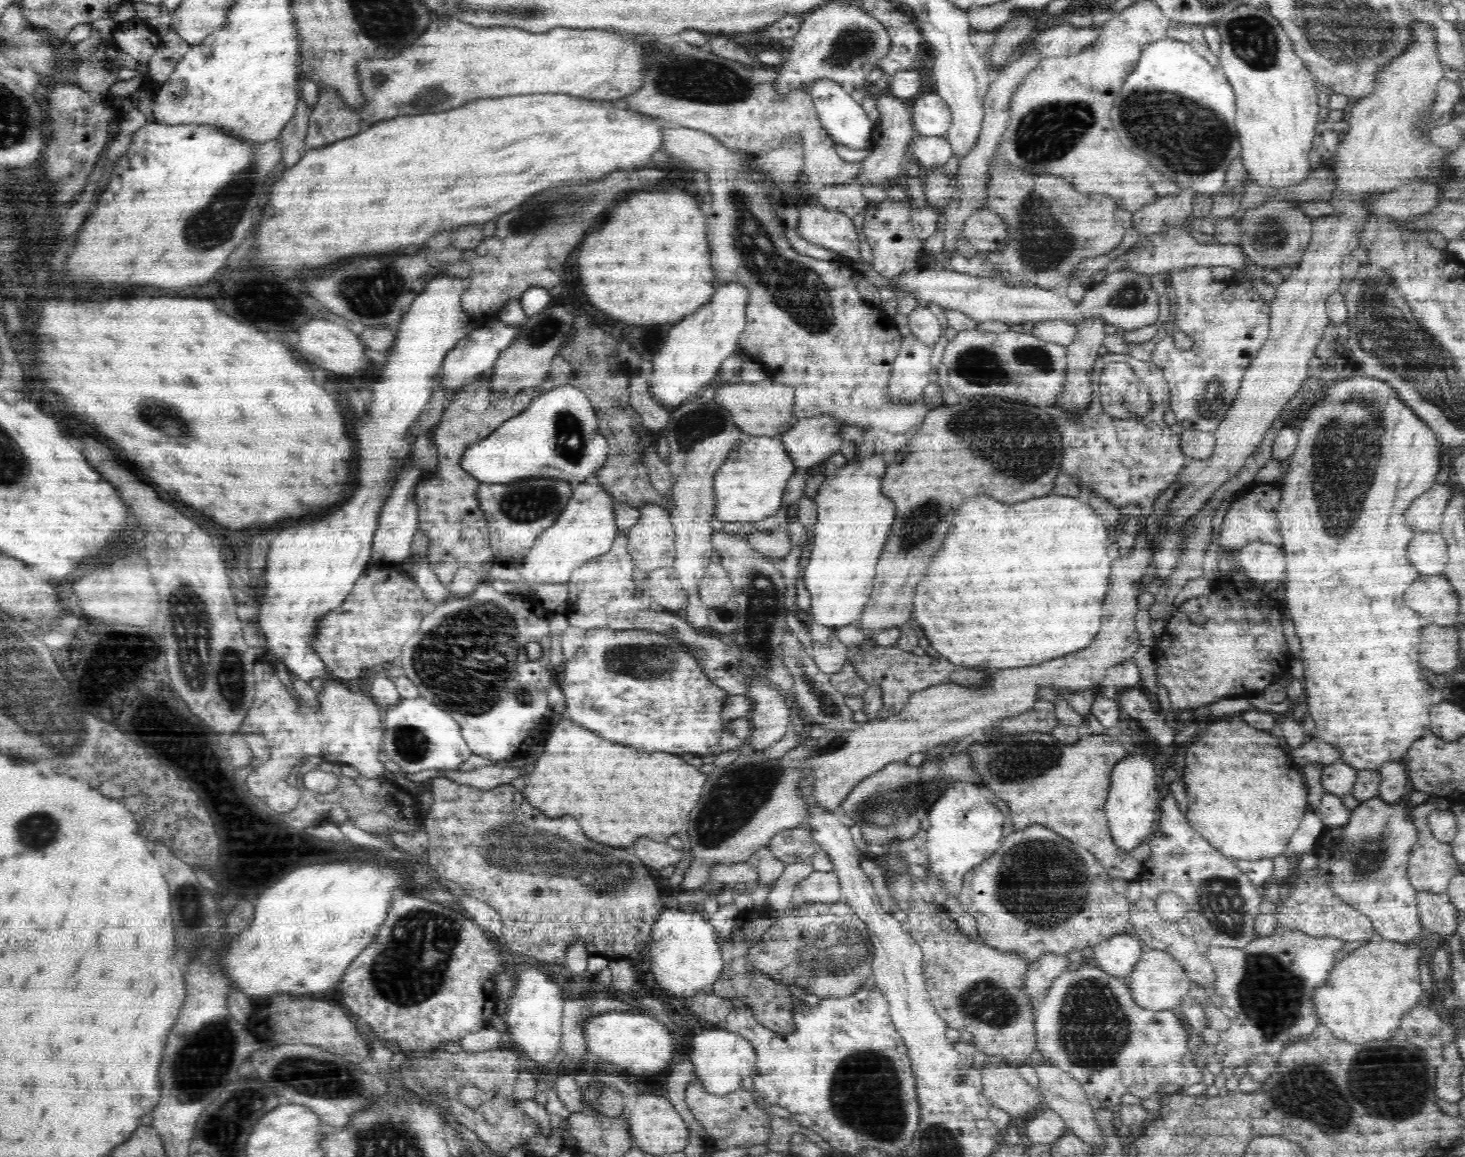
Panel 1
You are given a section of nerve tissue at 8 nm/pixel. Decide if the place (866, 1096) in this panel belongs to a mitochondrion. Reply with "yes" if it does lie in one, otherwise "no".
yes

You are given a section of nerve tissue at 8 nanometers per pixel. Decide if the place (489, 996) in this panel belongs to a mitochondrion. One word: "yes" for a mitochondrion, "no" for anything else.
no

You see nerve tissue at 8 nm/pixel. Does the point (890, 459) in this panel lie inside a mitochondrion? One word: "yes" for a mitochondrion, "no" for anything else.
no

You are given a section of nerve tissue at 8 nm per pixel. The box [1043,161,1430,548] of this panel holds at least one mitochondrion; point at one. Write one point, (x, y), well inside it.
(1345, 449)

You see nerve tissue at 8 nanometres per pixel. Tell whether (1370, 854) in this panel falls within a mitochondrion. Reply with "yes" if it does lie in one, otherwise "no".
yes

